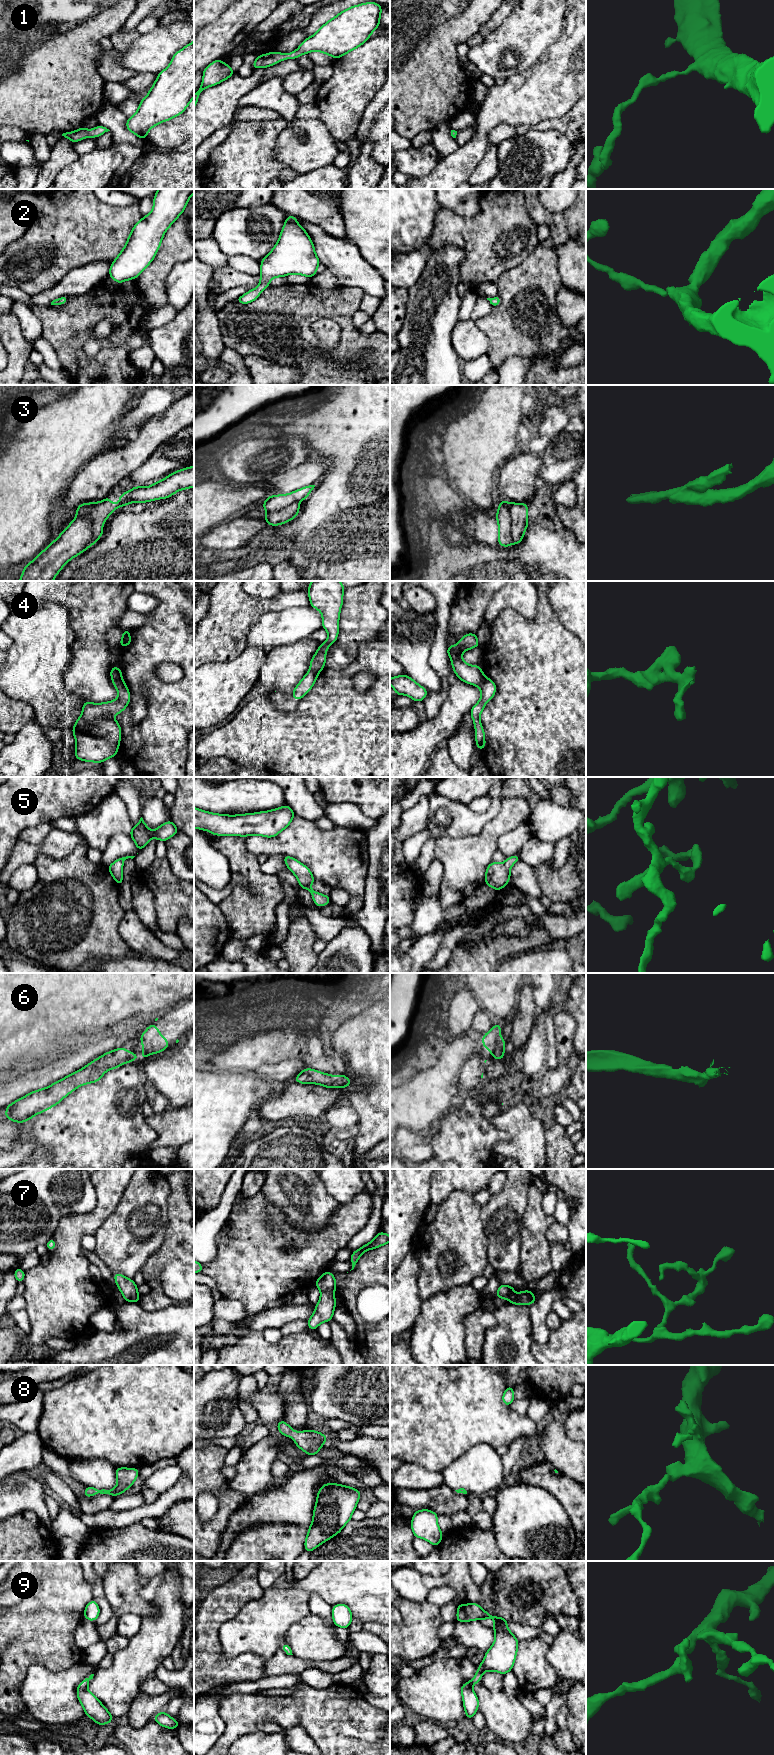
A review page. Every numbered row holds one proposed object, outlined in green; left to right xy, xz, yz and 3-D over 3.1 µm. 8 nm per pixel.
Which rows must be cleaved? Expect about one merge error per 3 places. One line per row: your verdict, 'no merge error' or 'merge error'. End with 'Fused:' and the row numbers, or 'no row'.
1: no merge error
2: no merge error
3: merge error
4: merge error
5: no merge error
6: merge error
7: merge error
8: no merge error
9: no merge error
Fused: 3, 4, 6, 7

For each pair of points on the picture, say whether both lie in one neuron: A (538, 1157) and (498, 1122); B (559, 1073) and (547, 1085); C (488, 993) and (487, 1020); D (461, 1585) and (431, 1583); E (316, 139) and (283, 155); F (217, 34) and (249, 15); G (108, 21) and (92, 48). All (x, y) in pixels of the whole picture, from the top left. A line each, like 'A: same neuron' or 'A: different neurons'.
A: same neuron
B: same neuron
C: different neurons
D: same neuron
E: same neuron
F: same neuron
G: same neuron

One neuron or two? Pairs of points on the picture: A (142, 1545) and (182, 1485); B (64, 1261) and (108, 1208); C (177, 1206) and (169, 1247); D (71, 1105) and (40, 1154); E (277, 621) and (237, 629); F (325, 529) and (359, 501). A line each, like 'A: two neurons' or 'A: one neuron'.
A: two neurons
B: one neuron
C: one neuron
D: two neurons
E: two neurons
F: one neuron

